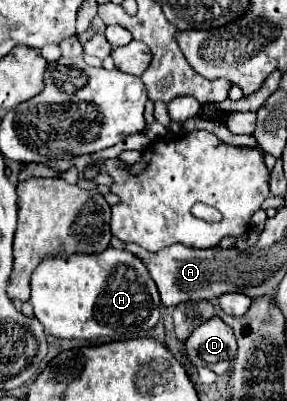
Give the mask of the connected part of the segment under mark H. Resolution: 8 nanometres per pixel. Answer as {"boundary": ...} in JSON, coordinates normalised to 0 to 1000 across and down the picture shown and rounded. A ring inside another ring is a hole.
{"boundary":[[[373,618],[359,633],[261,633],[240,643],[157,643],[115,678],[108,688],[108,758],[122,773],[122,793],[150,808],[157,828],[171,828],[192,843],[226,843],[226,848],[345,848],[345,843],[387,843],[387,848],[456,848],[456,843],[484,843],[491,828],[512,828],[526,818],[547,813],[554,793],[561,793],[561,748],[554,748],[554,728],[540,703],[526,698],[512,668],[498,663],[498,653],[484,653],[477,638],[449,633],[443,623],[401,623],[401,618]]]}

